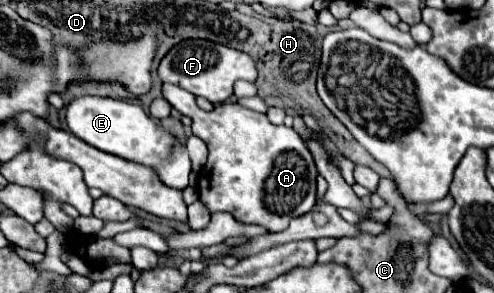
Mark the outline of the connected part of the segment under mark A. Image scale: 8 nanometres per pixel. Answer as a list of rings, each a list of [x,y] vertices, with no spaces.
[[[163,84],[163,96],[175,110],[191,118],[193,134],[205,140],[209,148],[209,160],[197,178],[197,192],[211,212],[231,212],[233,216],[237,216],[237,220],[245,224],[261,224],[269,232],[277,232],[285,230],[285,226],[289,226],[293,218],[313,210],[317,202],[317,168],[303,138],[293,128],[275,126],[267,120],[265,114],[243,108],[235,102],[217,104],[211,112],[205,112],[193,102],[193,94],[173,84]]]

